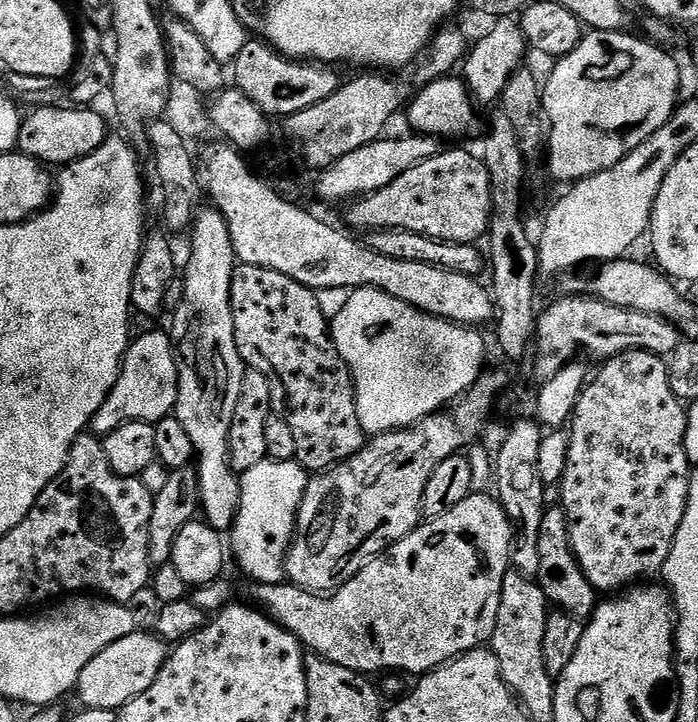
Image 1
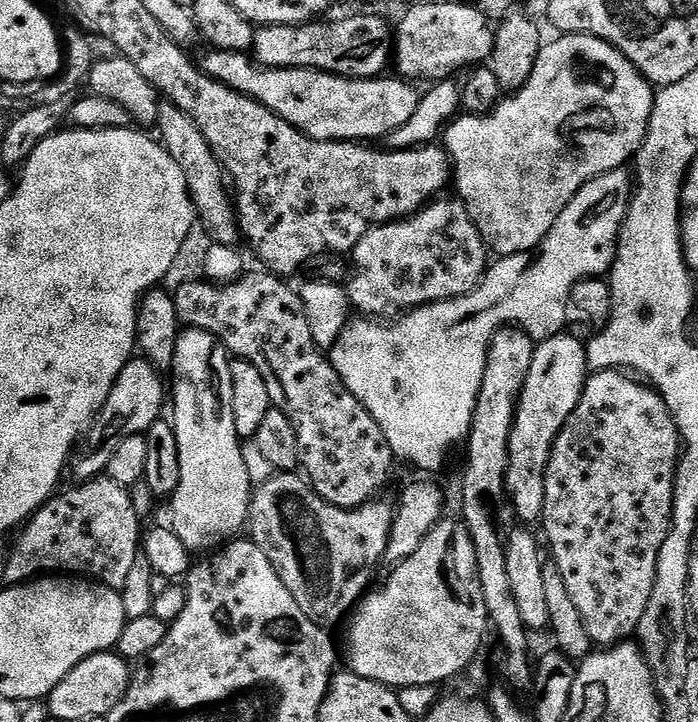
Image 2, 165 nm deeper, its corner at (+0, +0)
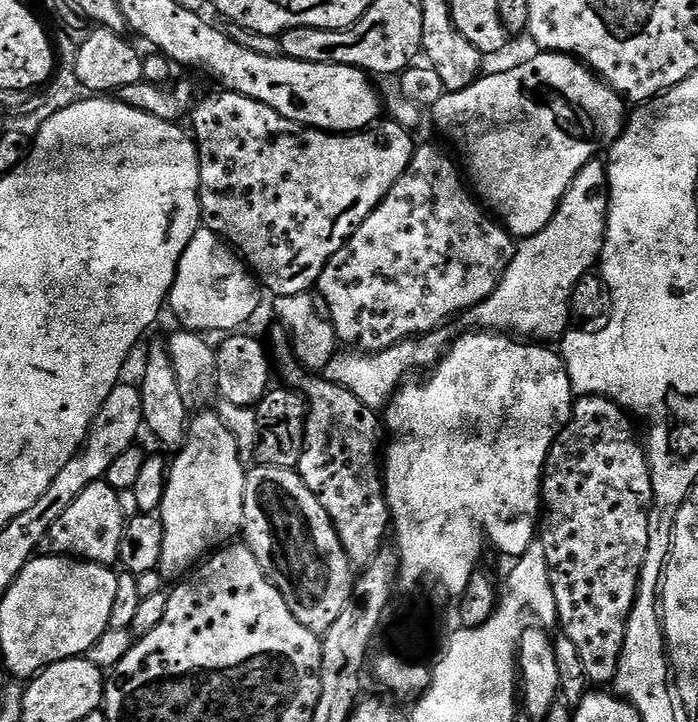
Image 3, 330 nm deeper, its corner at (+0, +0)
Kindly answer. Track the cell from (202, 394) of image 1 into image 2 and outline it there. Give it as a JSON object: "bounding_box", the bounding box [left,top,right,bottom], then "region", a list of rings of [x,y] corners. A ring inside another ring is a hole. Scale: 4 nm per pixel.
{"bounding_box":[170,328,254,553],"region":[[[184,328],[174,350],[174,362],[170,369],[170,412],[178,438],[180,481],[178,490],[170,498],[172,521],[170,527],[176,532],[189,553],[207,553],[216,550],[237,535],[239,528],[248,523],[248,505],[252,503],[254,485],[246,470],[242,437],[234,422],[234,386],[232,385],[232,360],[230,353],[217,340],[213,332],[204,328]]]}

